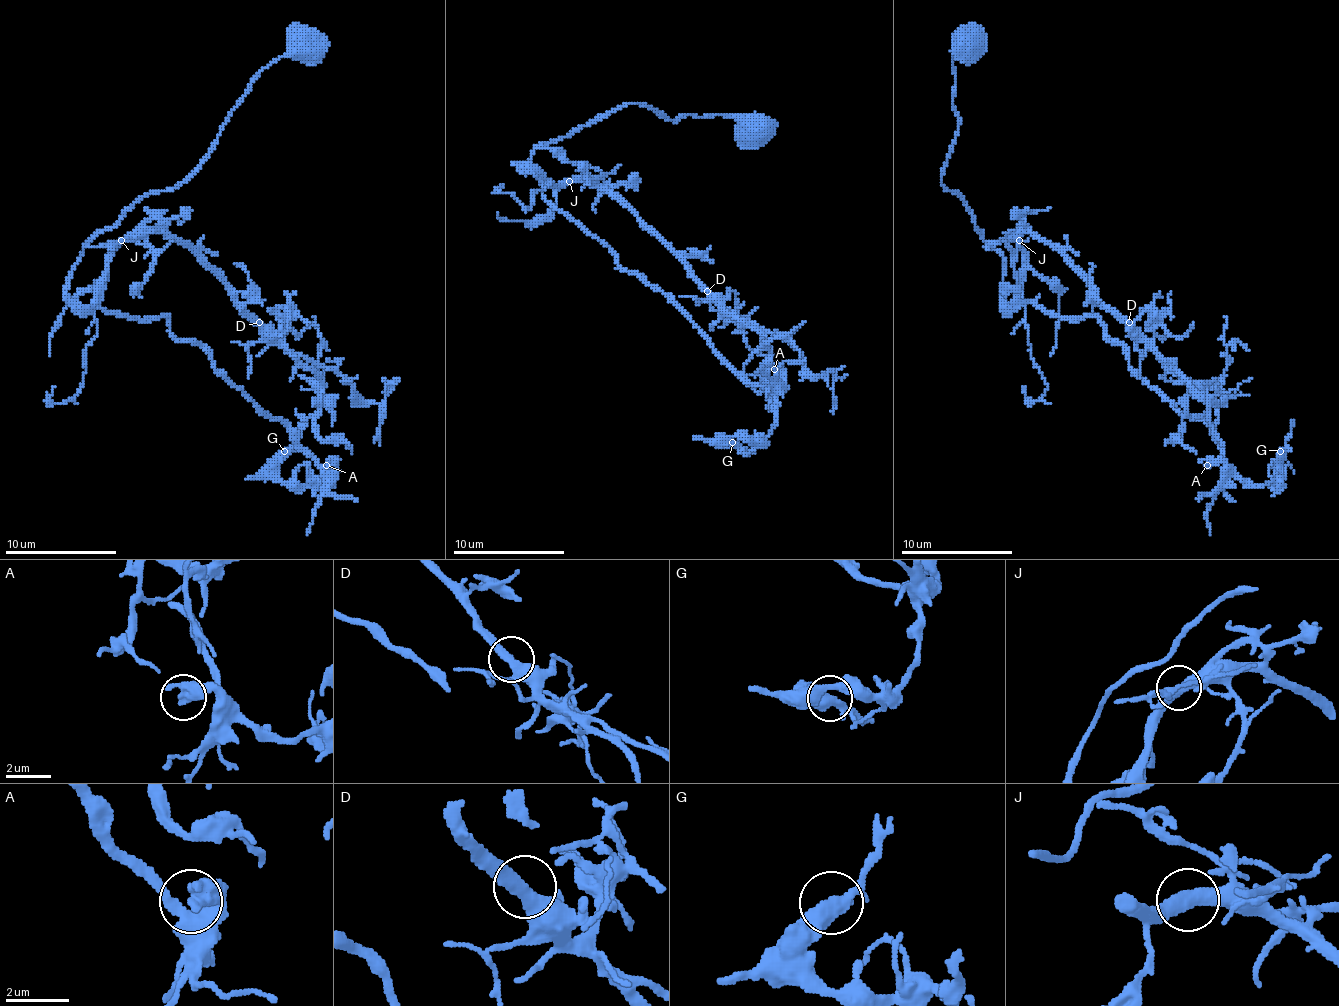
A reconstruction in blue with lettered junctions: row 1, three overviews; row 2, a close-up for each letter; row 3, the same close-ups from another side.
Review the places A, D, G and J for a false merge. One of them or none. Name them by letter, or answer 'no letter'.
no letter

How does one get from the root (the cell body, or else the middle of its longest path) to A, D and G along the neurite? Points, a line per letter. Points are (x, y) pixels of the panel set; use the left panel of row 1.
A: (304, 48), (259, 73), (181, 182), (150, 191), (86, 244), (66, 294), (86, 308), (167, 317), (326, 465)
D: (304, 48), (259, 73), (215, 149), (181, 182), (150, 191), (89, 244), (167, 233), (259, 322)
G: (304, 48), (259, 73), (181, 182), (86, 244), (66, 291), (167, 317), (326, 484), (287, 484), (284, 451)

